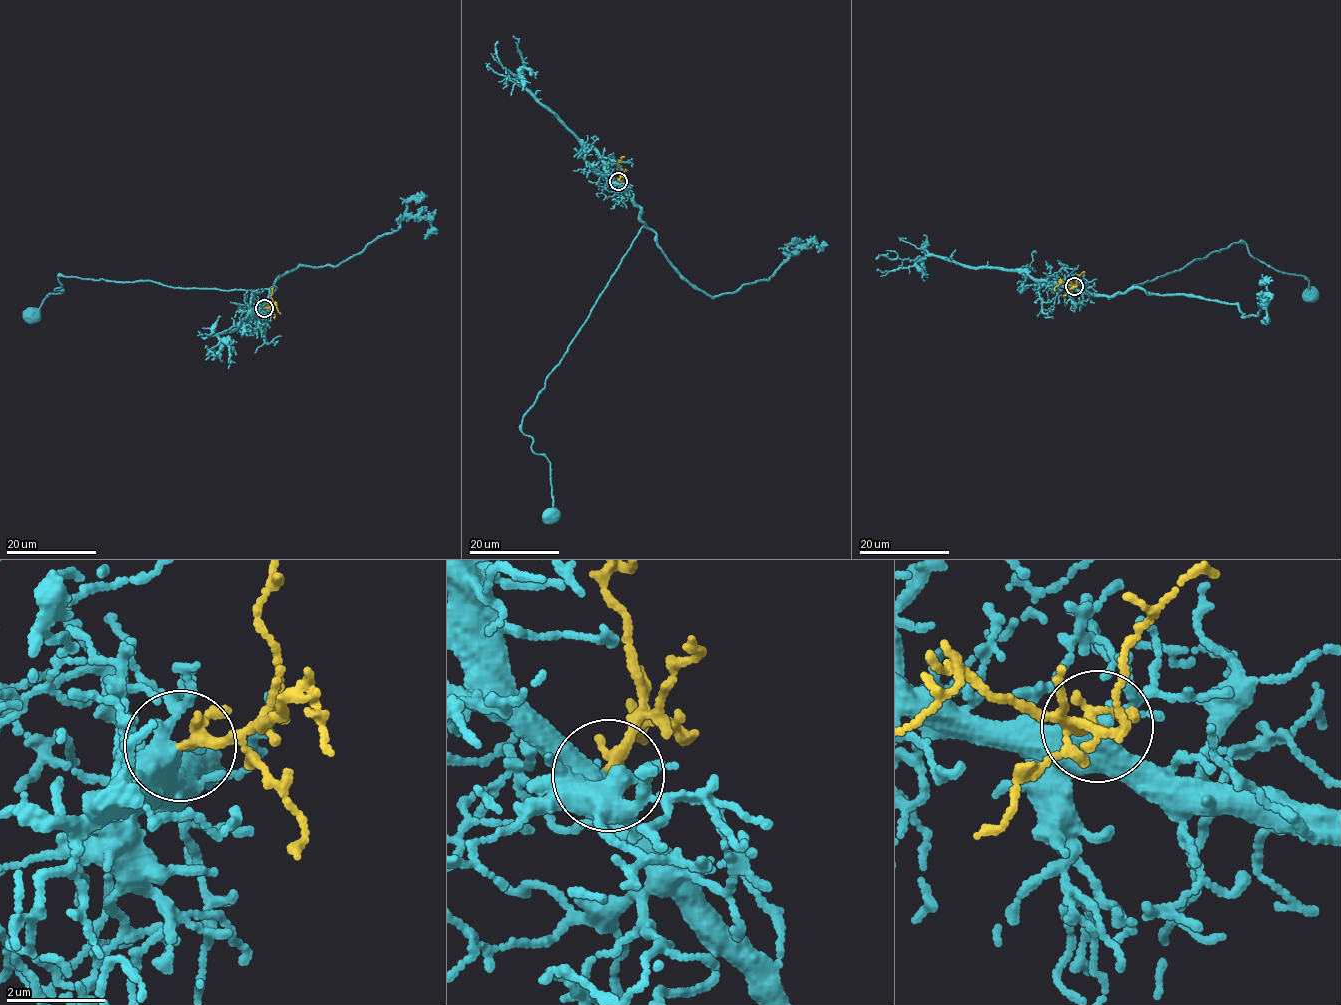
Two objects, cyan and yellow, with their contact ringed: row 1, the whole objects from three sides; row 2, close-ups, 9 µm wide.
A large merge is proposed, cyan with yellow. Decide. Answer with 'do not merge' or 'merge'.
merge

